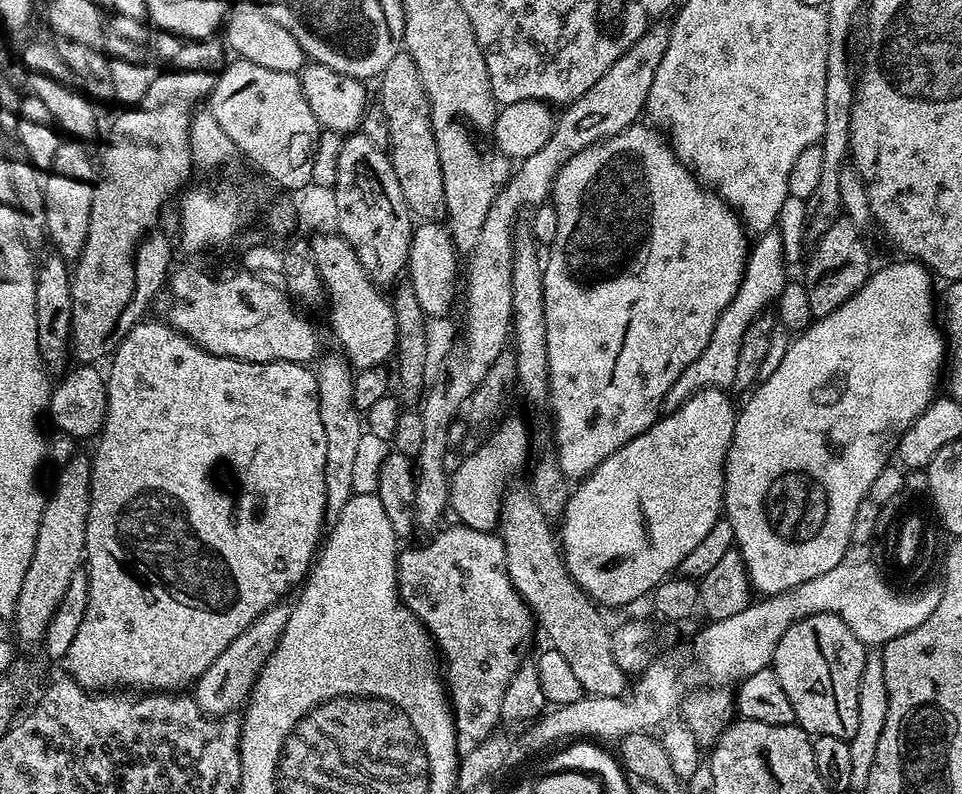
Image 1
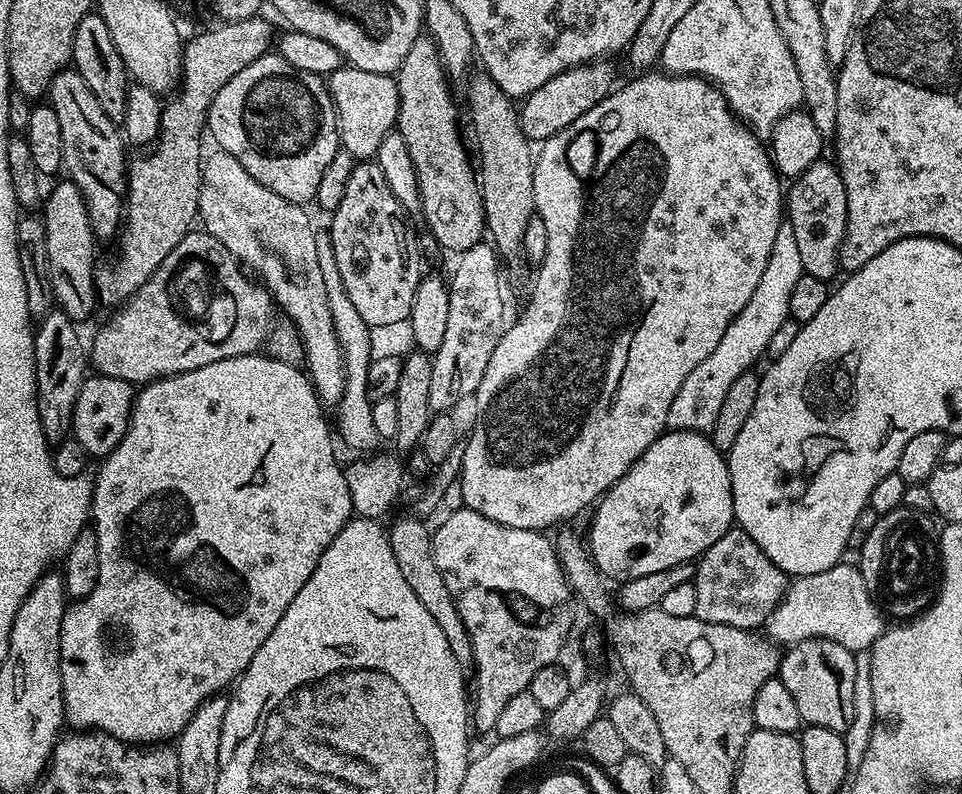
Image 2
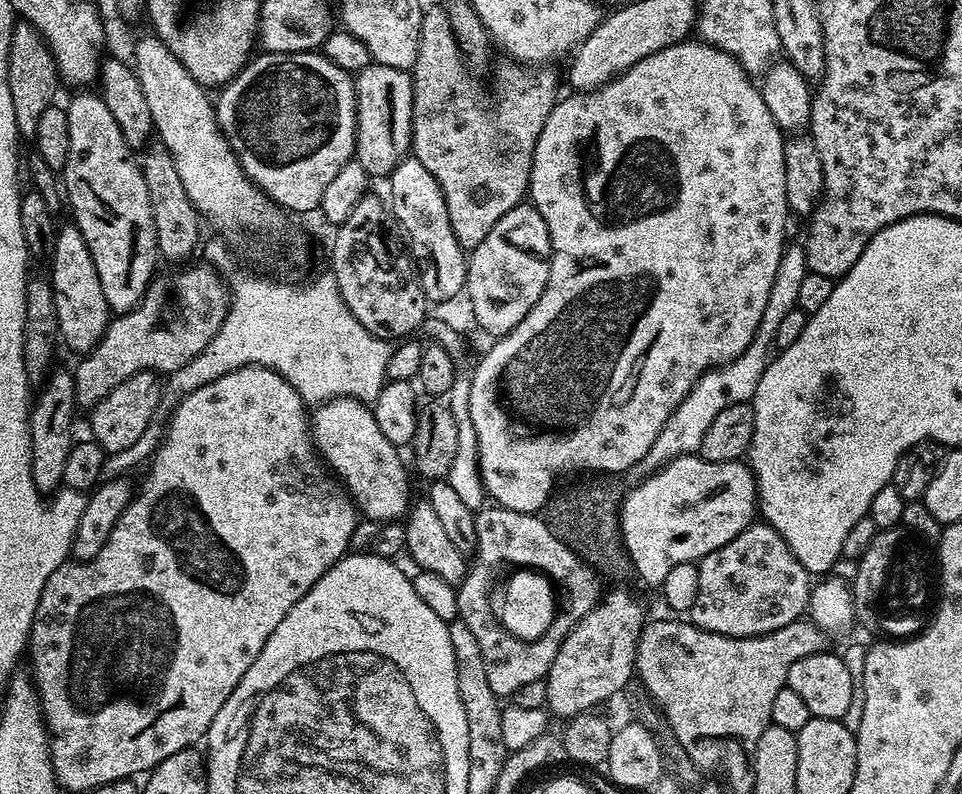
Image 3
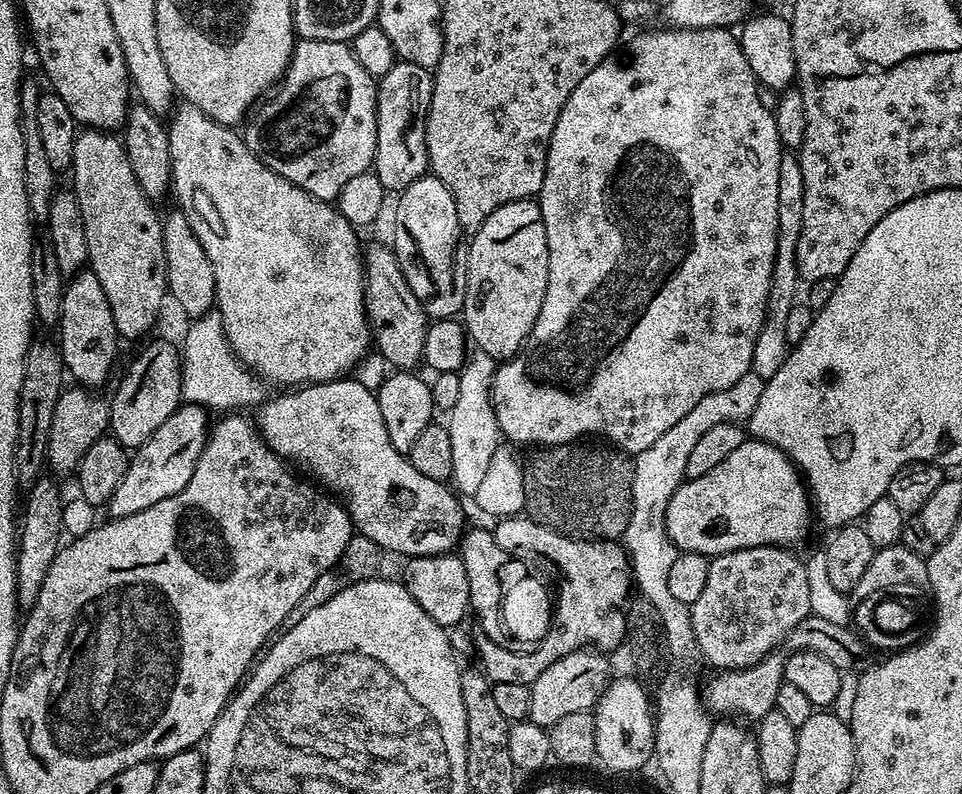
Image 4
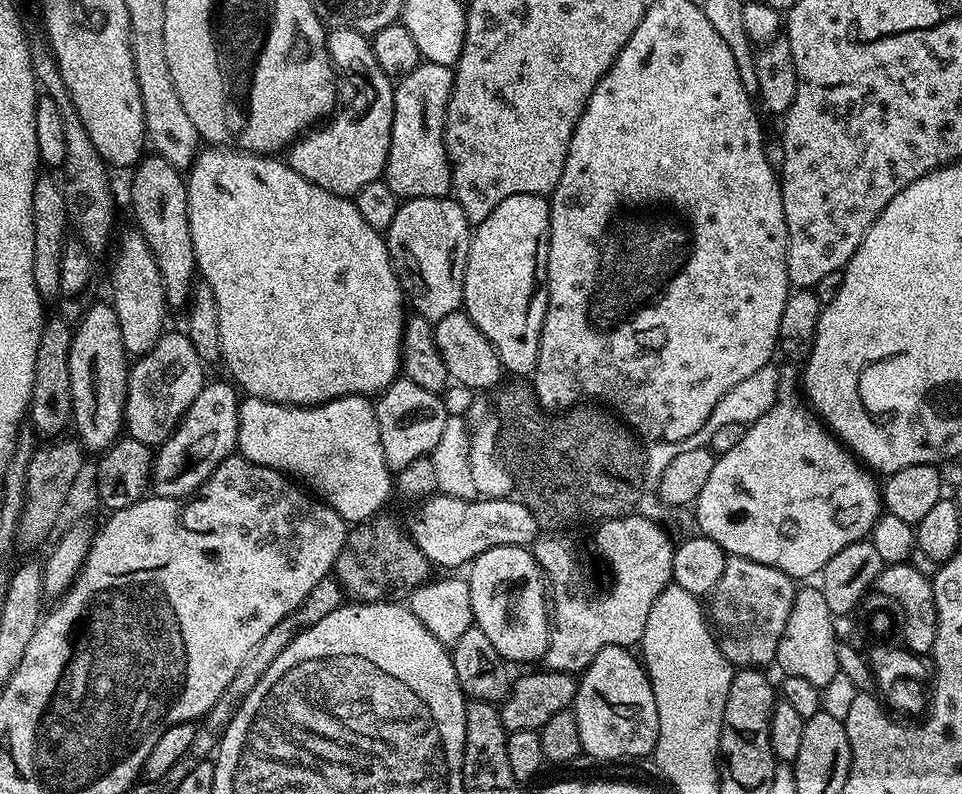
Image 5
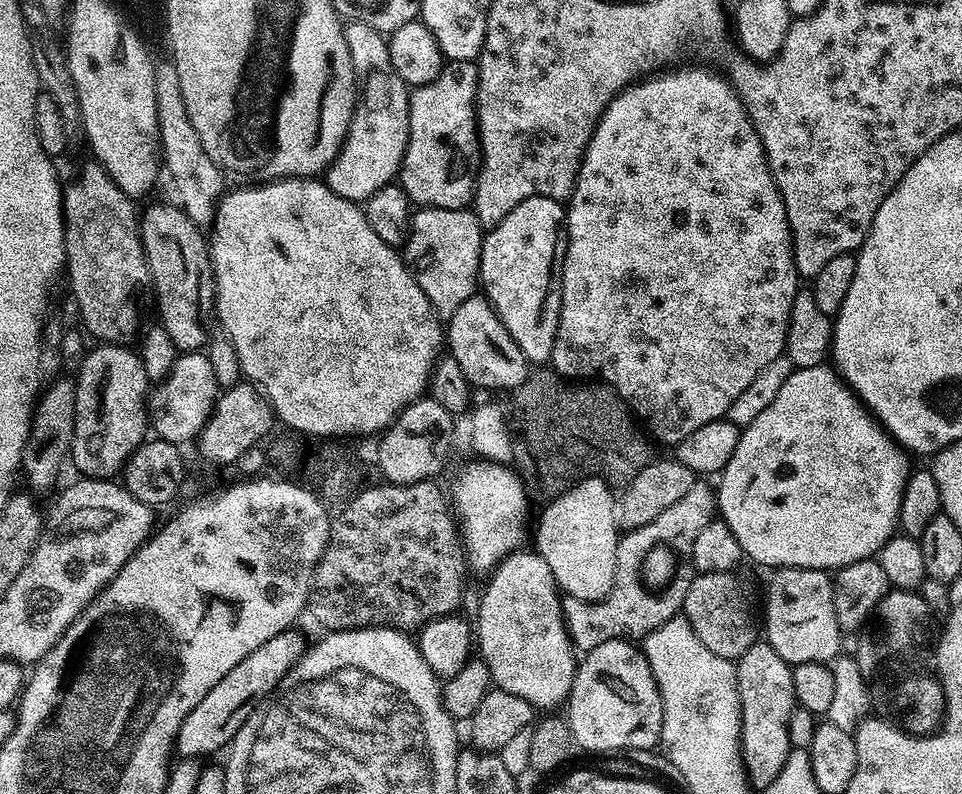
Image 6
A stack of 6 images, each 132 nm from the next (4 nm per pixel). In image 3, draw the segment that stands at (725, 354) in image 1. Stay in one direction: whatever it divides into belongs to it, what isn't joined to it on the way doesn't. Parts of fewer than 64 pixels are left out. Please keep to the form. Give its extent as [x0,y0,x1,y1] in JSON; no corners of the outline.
[631,243,808,478]

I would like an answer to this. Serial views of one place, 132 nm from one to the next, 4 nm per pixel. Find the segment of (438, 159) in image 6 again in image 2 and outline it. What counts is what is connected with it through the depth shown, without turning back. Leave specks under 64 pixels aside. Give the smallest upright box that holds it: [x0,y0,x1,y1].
[326,66,400,162]

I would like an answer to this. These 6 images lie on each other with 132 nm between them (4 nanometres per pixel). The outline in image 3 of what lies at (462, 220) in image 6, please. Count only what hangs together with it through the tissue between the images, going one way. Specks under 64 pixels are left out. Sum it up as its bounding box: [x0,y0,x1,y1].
[386,154,468,305]

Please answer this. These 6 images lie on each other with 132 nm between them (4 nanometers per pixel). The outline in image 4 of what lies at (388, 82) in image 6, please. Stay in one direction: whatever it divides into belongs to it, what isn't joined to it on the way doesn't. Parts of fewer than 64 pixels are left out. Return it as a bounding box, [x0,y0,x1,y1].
[243,39,377,201]

